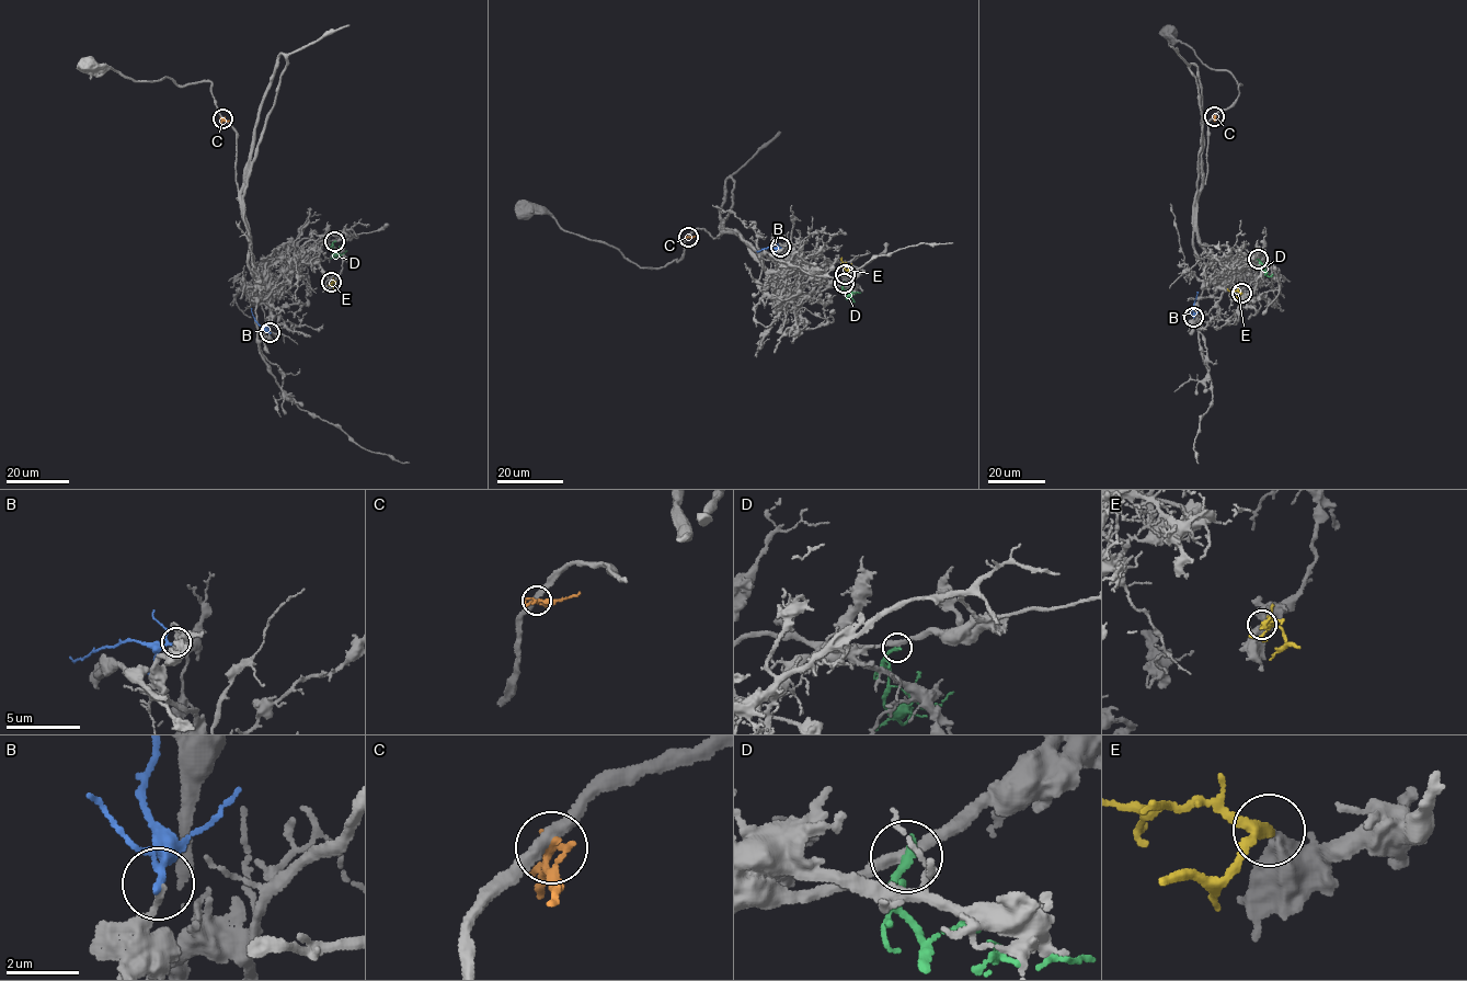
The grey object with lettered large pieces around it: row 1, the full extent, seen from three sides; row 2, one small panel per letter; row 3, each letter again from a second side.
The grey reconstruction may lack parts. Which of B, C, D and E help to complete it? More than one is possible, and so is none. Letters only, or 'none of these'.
E

